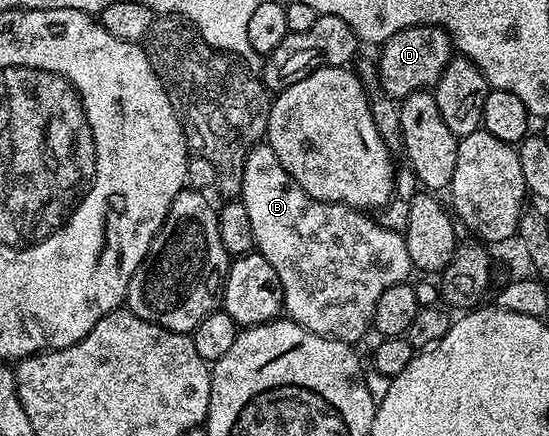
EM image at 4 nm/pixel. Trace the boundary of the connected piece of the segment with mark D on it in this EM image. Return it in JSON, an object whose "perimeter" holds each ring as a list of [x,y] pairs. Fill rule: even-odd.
{"perimeter":[[[409,26],[380,43],[379,50],[381,55],[377,58],[377,74],[381,77],[386,96],[394,100],[433,88],[455,54],[453,39],[439,26]]]}

